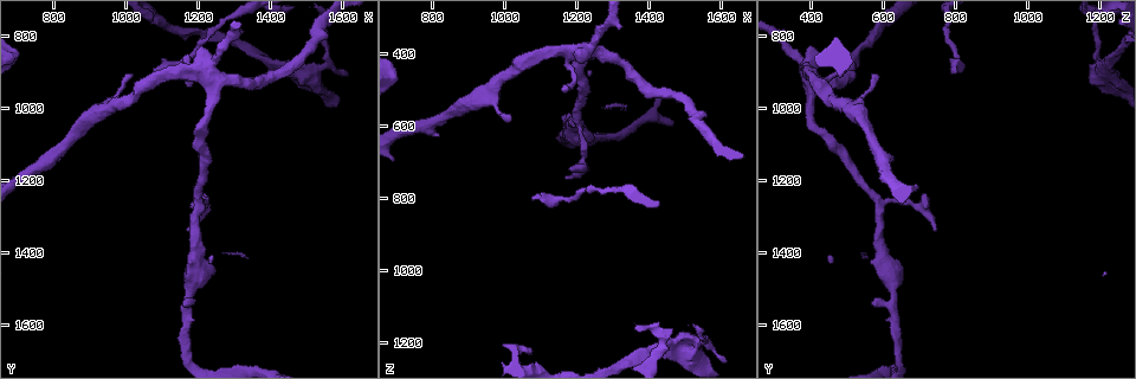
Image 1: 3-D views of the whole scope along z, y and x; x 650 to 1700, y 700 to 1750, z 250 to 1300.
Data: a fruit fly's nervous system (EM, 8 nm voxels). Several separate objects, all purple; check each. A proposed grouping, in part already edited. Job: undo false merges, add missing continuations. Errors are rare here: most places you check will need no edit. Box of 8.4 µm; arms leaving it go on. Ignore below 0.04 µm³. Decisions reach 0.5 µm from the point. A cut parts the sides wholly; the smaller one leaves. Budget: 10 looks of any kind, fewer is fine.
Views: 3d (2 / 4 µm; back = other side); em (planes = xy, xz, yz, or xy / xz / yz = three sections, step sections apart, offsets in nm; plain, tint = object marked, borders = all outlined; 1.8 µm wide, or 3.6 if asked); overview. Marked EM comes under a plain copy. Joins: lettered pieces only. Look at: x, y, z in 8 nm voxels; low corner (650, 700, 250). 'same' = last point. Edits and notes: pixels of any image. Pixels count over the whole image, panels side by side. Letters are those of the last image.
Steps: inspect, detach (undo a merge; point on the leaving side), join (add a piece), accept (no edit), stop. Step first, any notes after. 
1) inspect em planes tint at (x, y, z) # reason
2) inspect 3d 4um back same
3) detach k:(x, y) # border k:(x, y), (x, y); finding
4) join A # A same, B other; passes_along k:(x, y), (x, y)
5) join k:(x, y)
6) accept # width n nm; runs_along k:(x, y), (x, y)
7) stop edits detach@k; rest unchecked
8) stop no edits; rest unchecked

inspect em planes borders at (1015, 900, 575) # branch stops here

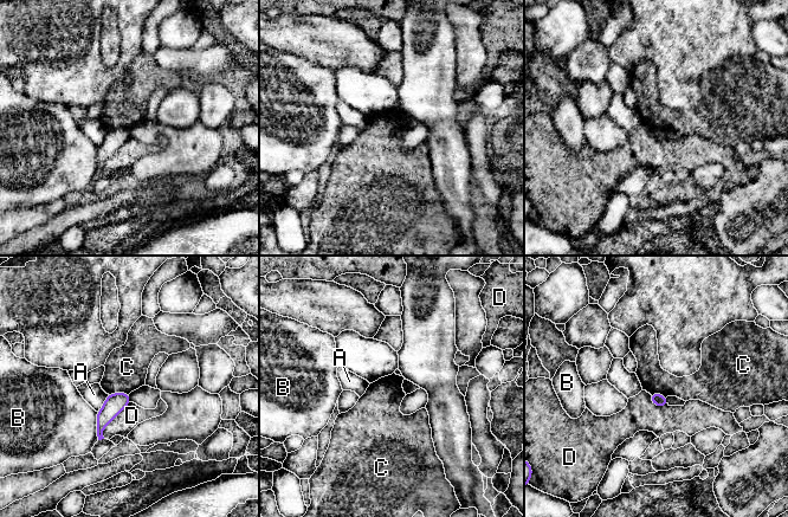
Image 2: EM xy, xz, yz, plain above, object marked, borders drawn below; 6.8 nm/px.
accept # A other, B other, C other, D other; border 2:(128, 393), (108, 394); no lettered piece goes on from it

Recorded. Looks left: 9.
inspect 3d 2um back at (1240, 940, 390) # sharp bend

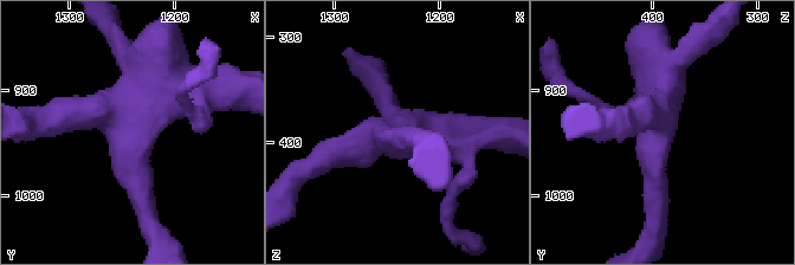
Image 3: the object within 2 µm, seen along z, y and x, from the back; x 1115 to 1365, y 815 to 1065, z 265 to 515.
inspect em planes tint at (1248, 936, 396) # need the tissue

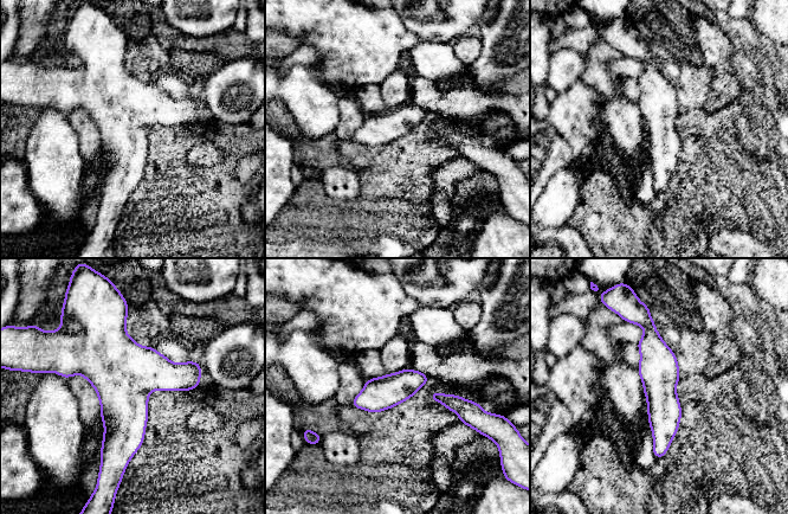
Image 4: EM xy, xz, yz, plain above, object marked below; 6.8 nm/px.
inspect em planes borders same

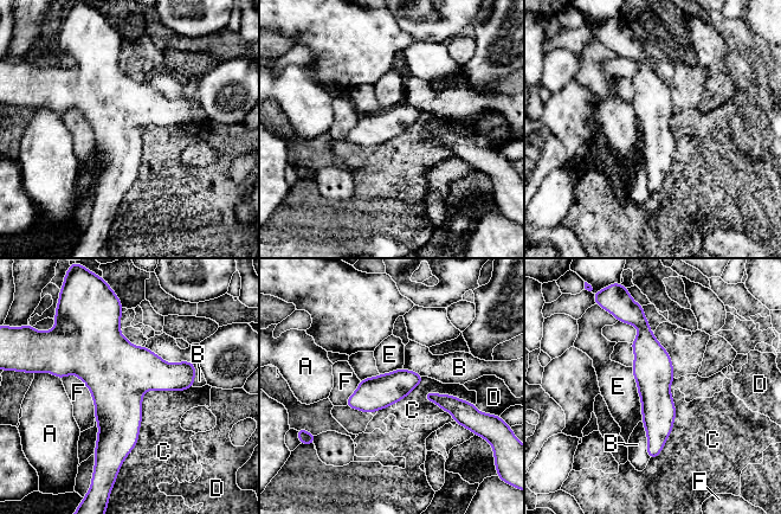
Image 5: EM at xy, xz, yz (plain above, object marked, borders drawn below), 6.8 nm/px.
accept # longest_contact C 750 nm; A other, B other, C other, D other, E other, F other; continuous, no second neuron

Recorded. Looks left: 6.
inspect em 3.6um yz step 8 tint at (1180, 1340, 740) # an open end

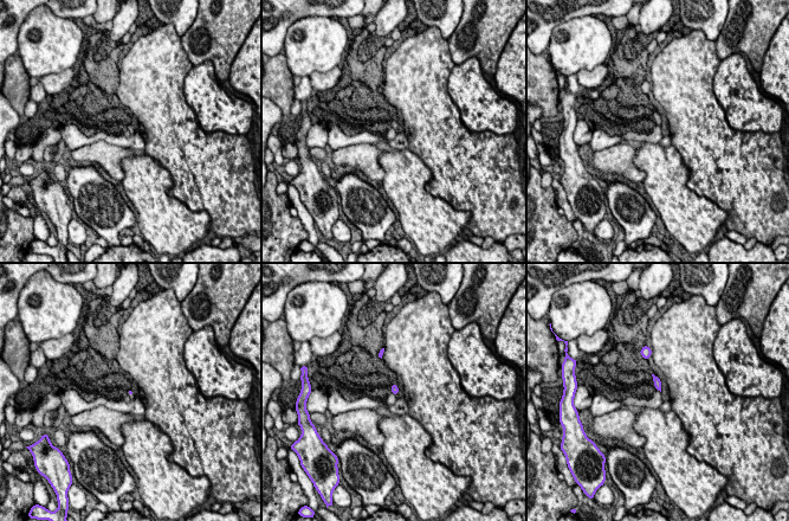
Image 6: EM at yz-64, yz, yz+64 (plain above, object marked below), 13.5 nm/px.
inspect em 3.6um planes borders same

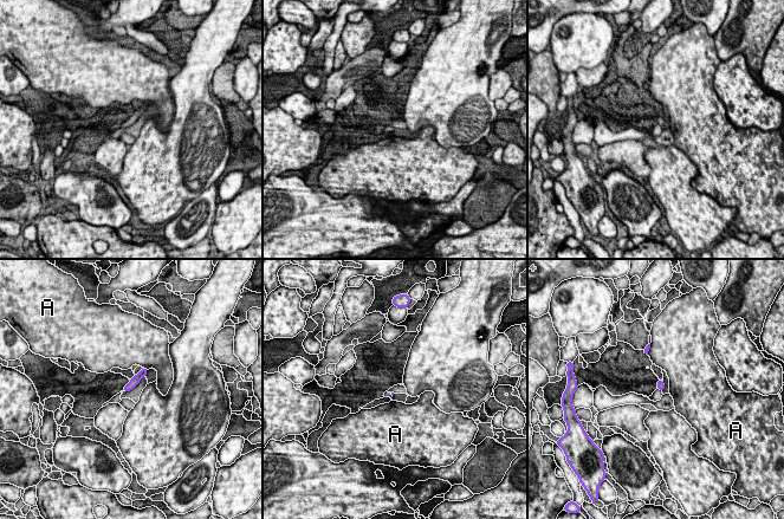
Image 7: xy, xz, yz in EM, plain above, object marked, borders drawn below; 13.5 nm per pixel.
accept # A other; runs_along 7:(144, 370), (125, 388); none of them fits

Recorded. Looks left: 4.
inspect em planes tint at (1170, 1540, 575) # an open end

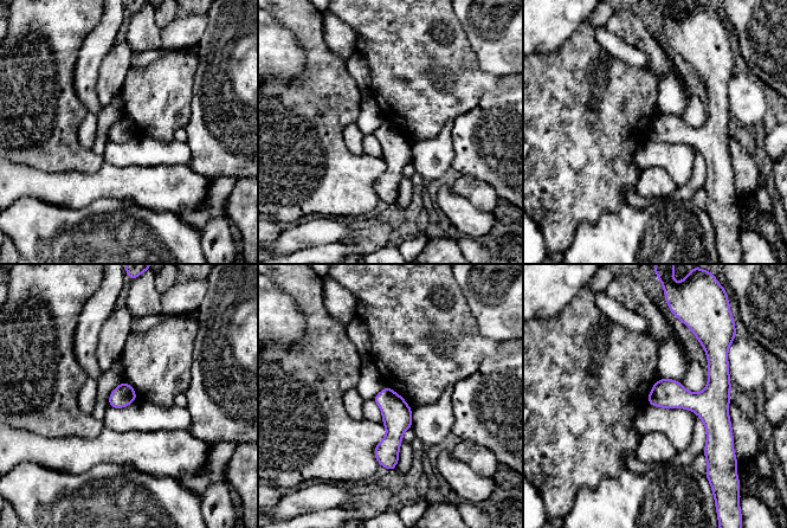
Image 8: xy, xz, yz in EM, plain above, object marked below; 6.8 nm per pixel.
inspect em planes borders same # see the neighbours

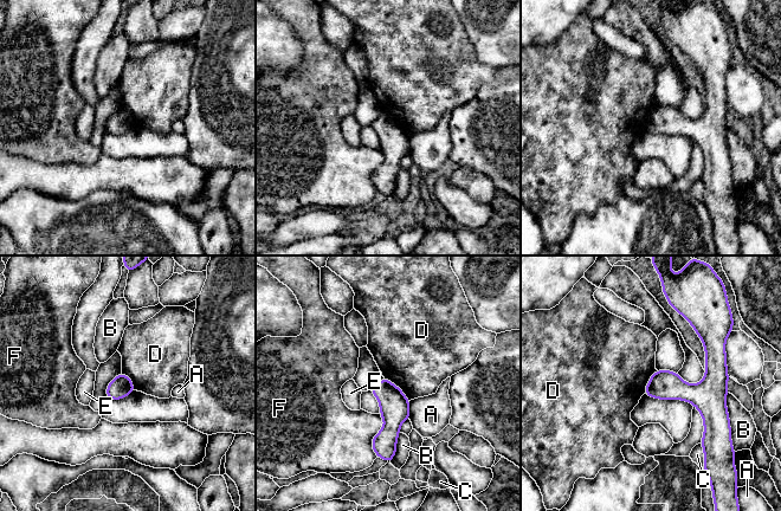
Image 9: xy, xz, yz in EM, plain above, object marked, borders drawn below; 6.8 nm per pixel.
accept # longest_contact F 300 nm; A other, B other, C other, D other, E other, F other; border 9:(383, 376), (393, 382), (410, 400); no lettered piece goes on from it

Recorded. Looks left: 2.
stop no edits; rest unchecked

